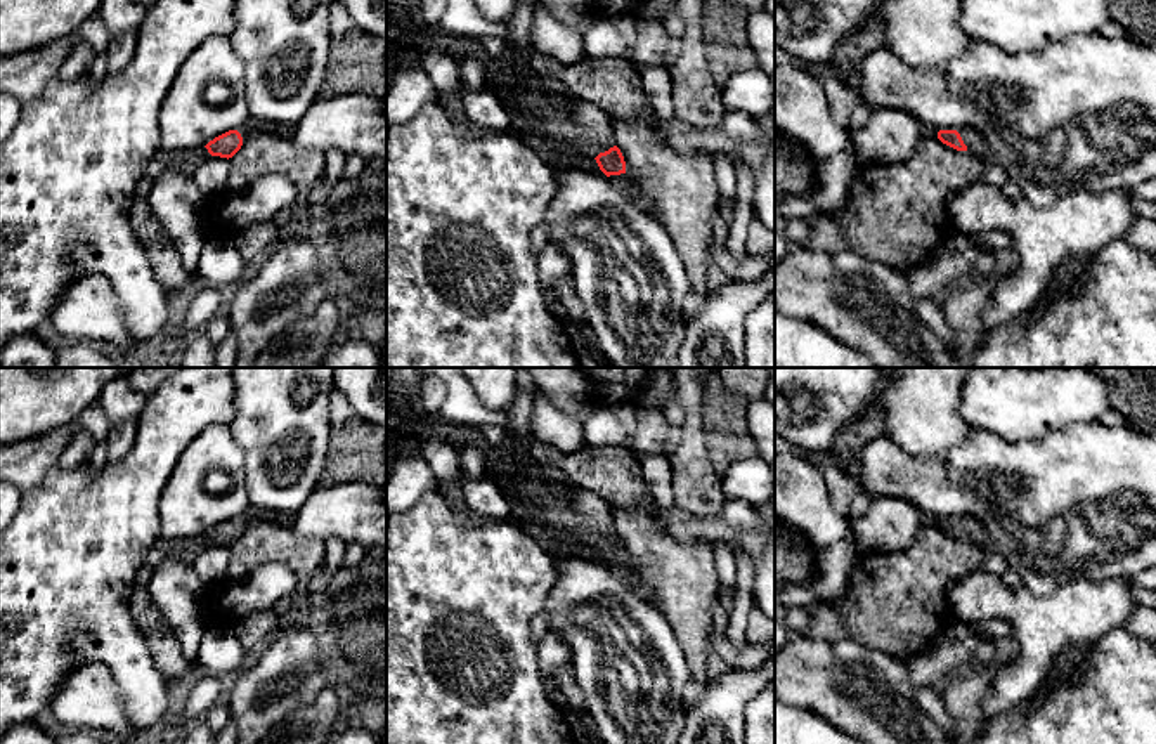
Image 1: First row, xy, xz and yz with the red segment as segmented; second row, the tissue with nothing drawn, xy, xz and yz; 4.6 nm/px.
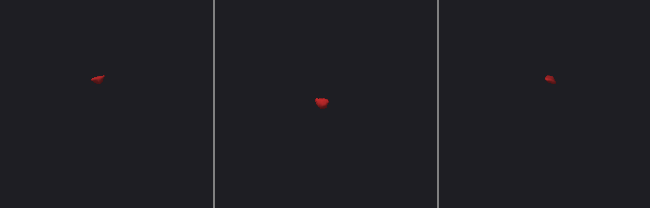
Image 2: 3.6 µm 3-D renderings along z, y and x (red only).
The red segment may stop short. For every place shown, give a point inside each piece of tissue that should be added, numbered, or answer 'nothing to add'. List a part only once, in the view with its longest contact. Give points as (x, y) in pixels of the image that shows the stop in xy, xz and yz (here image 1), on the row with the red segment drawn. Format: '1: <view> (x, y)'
1: xz (548, 129)
2: yz (974, 141)

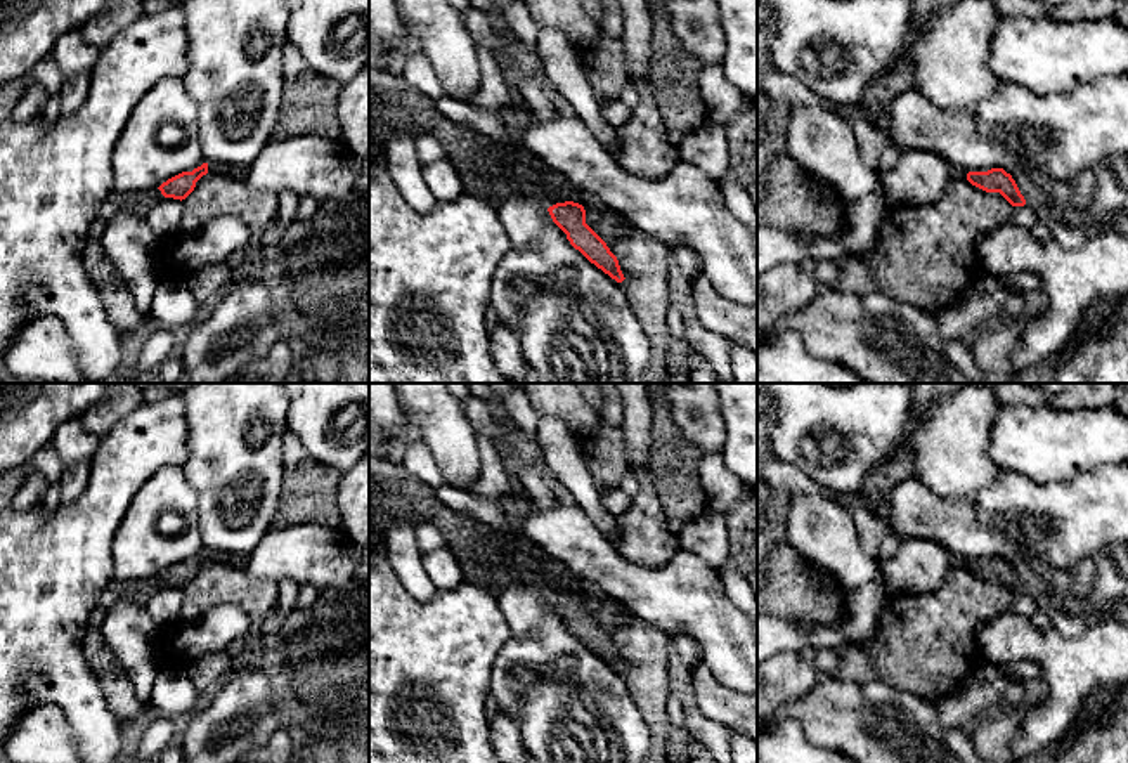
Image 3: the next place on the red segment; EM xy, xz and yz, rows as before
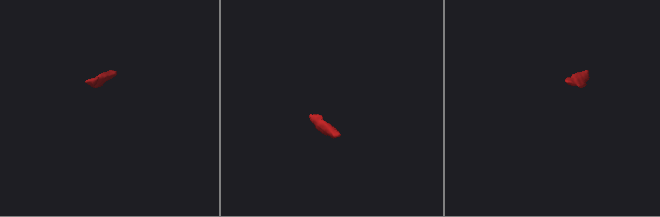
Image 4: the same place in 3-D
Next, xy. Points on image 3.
1: xy (139, 203)

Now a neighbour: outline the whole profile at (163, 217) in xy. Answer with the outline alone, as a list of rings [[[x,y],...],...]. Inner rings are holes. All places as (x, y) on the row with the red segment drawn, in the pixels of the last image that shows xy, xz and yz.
[[[165,196],[149,208],[146,218],[163,245],[178,238],[182,212],[184,206],[180,199]]]

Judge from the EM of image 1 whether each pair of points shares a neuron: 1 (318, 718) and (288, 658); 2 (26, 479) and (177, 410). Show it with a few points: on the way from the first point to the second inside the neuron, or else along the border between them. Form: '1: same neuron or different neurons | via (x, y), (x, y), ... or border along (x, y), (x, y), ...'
1: different neurons | border along (326, 687), (311, 703), (297, 706), (274, 724)
2: different neurons | border along (56, 463), (33, 488), (23, 493)

